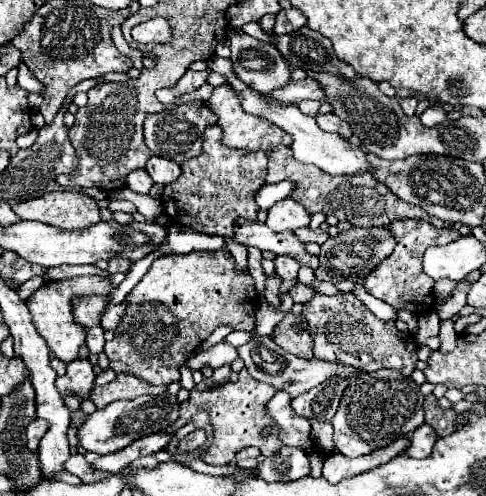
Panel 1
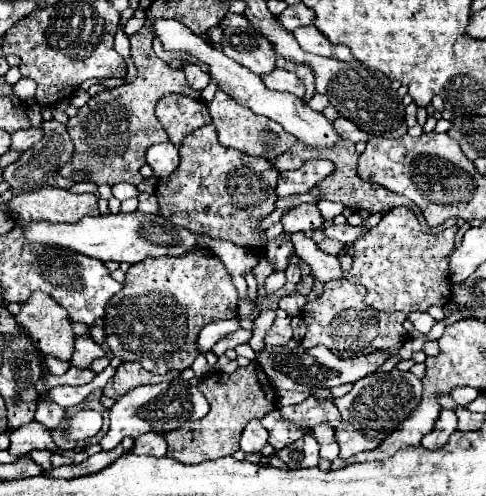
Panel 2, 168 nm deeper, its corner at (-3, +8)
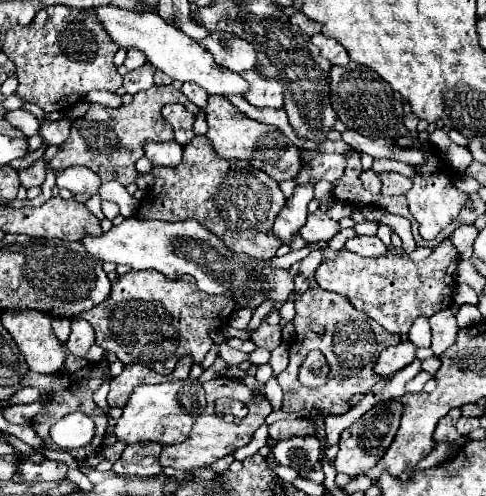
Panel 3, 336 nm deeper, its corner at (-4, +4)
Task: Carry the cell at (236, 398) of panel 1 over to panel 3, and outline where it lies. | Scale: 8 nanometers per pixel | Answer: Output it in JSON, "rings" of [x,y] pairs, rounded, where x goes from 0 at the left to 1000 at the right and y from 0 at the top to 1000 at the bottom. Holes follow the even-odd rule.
{"rings":[[[438,762],[430,770],[418,774],[422,778],[422,790],[426,790],[426,823],[422,831],[401,847],[393,871],[389,871],[389,887],[372,891],[372,895],[356,895],[348,903],[335,903],[331,907],[331,940],[352,940],[360,948],[397,948],[397,944],[426,944],[434,940],[442,927],[467,919],[467,915],[479,915],[488,903],[504,899],[516,891],[525,867],[541,855],[541,847],[553,839],[553,831],[562,827],[553,806],[529,790],[516,790],[500,770],[492,766],[475,766],[475,762]],[[455,798],[471,798],[471,802],[484,802],[484,806],[496,806],[508,823],[512,823],[512,839],[504,839],[496,847],[496,855],[484,855],[484,851],[463,851],[455,839],[442,839],[442,819],[438,810]]]}

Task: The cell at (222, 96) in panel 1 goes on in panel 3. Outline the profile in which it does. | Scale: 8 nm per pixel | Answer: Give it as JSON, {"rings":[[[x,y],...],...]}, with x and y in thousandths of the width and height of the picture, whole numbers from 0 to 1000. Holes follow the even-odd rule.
{"rings":[[[430,194],[426,198],[422,234],[426,234],[426,254],[430,254],[422,274],[430,278],[430,286],[434,286],[438,302],[447,306],[447,315],[455,315],[459,323],[508,323],[508,327],[521,327],[529,339],[537,339],[541,347],[562,355],[562,363],[570,363],[570,367],[582,367],[582,363],[595,363],[595,359],[611,355],[611,347],[619,339],[619,319],[615,319],[611,294],[599,286],[595,298],[574,298],[574,302],[558,298],[582,274],[566,254],[516,242],[512,234],[492,226],[459,194]]]}

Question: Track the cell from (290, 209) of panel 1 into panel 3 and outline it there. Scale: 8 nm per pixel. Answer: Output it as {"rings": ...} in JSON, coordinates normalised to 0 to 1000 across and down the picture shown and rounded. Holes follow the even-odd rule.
{"rings":[[[652,423],[632,435],[628,456],[615,464],[628,488],[677,488],[689,472],[698,472],[698,452],[673,435],[673,427]]]}

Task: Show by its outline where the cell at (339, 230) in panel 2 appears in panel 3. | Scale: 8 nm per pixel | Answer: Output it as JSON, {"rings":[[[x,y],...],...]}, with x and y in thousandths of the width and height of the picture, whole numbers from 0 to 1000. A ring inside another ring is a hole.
{"rings":[[[735,476],[735,480],[722,480],[722,484],[714,484],[710,504],[743,512],[751,520],[796,516],[796,500],[792,500],[792,492],[776,476]]]}

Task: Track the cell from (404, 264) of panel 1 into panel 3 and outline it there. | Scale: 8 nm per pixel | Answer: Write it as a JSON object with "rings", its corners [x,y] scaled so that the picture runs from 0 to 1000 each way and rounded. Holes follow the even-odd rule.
{"rings":[[[912,484],[891,504],[891,512],[870,528],[846,528],[837,516],[809,516],[805,508],[792,520],[743,520],[743,516],[735,516],[735,512],[706,500],[706,504],[698,506],[698,514],[689,524],[669,528],[669,544],[648,548],[648,569],[665,585],[693,589],[693,593],[718,601],[718,609],[735,625],[747,625],[755,637],[776,645],[796,669],[837,673],[858,637],[887,641],[895,629],[916,625],[916,621],[924,621],[932,613],[932,589],[936,589],[932,548],[940,540],[940,528],[944,528],[940,504],[924,484]]]}

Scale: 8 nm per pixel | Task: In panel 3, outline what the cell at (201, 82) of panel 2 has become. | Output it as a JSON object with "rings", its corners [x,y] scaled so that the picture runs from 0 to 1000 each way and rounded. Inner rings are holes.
{"rings":[[[381,165],[381,169],[372,173],[372,185],[377,185],[401,214],[409,214],[409,218],[418,218],[418,214],[426,210],[426,185],[414,181],[405,169]]]}

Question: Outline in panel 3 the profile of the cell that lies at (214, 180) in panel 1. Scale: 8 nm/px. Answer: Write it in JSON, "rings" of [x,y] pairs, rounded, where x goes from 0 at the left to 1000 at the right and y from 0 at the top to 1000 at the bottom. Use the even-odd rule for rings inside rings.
{"rings":[[[401,274],[377,294],[377,323],[368,335],[315,335],[311,351],[319,367],[286,407],[286,444],[368,448],[401,440],[447,472],[479,508],[500,508],[537,524],[558,524],[566,516],[578,484],[570,484],[562,468],[562,444],[586,415],[586,395],[574,371],[545,347],[525,343],[496,323],[451,319],[426,274]]]}

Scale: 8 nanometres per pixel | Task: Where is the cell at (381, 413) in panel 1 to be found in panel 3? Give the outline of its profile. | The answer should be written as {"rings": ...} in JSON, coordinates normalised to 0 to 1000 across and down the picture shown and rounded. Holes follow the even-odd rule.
{"rings":[[[805,806],[805,810],[784,815],[784,827],[767,823],[763,831],[743,839],[722,863],[714,863],[702,875],[698,915],[693,915],[693,923],[685,931],[693,952],[706,952],[706,956],[730,964],[730,960],[763,948],[788,923],[788,915],[796,911],[800,895],[809,891],[809,879],[813,879],[813,871],[821,863],[821,847],[825,847],[825,827],[829,827],[829,815],[817,810],[817,806]]]}

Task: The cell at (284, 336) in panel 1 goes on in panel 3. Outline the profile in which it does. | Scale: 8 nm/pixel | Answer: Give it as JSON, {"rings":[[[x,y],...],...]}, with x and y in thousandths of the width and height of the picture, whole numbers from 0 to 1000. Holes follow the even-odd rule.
{"rings":[[[545,645],[541,653],[512,677],[533,702],[566,706],[578,694],[578,661],[574,657],[553,657]]]}

